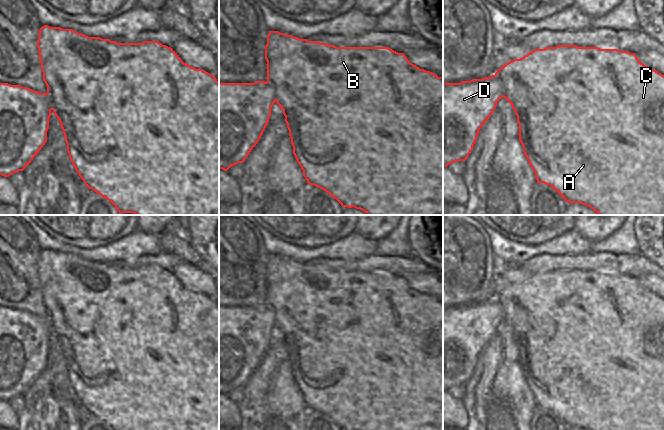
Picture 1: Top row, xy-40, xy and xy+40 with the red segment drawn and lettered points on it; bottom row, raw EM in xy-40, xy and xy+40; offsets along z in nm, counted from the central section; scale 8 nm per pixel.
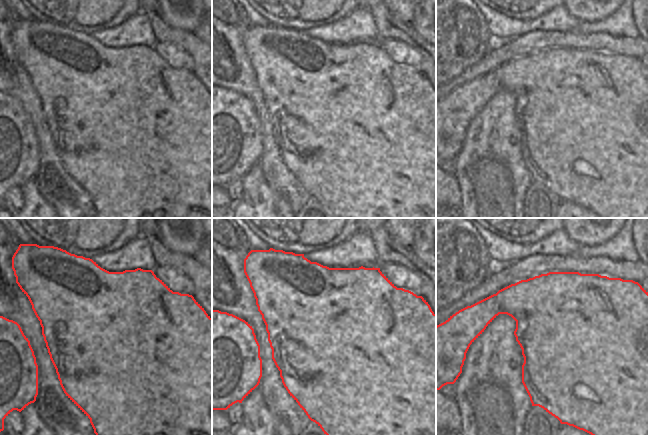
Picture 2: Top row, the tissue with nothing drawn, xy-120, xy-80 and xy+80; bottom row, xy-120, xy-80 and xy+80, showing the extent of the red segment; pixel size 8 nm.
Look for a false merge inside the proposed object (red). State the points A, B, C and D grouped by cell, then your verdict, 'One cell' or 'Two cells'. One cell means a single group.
Groups: A B C D. One cell

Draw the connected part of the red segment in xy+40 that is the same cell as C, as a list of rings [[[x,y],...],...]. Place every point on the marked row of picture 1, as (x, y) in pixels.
[[[558,45],[556,47],[546,47],[544,49],[534,49],[520,59],[514,59],[503,65],[497,72],[482,79],[472,79],[470,81],[462,81],[460,83],[444,83],[443,84],[443,167],[456,162],[465,161],[477,140],[479,130],[483,124],[489,119],[497,106],[497,102],[504,97],[512,106],[519,124],[519,140],[523,146],[523,152],[535,172],[537,183],[550,185],[567,203],[580,203],[590,207],[599,215],[664,215],[664,75],[658,71],[644,65],[635,53],[628,51],[620,51],[618,49],[600,49],[598,47],[578,47],[576,45]]]

